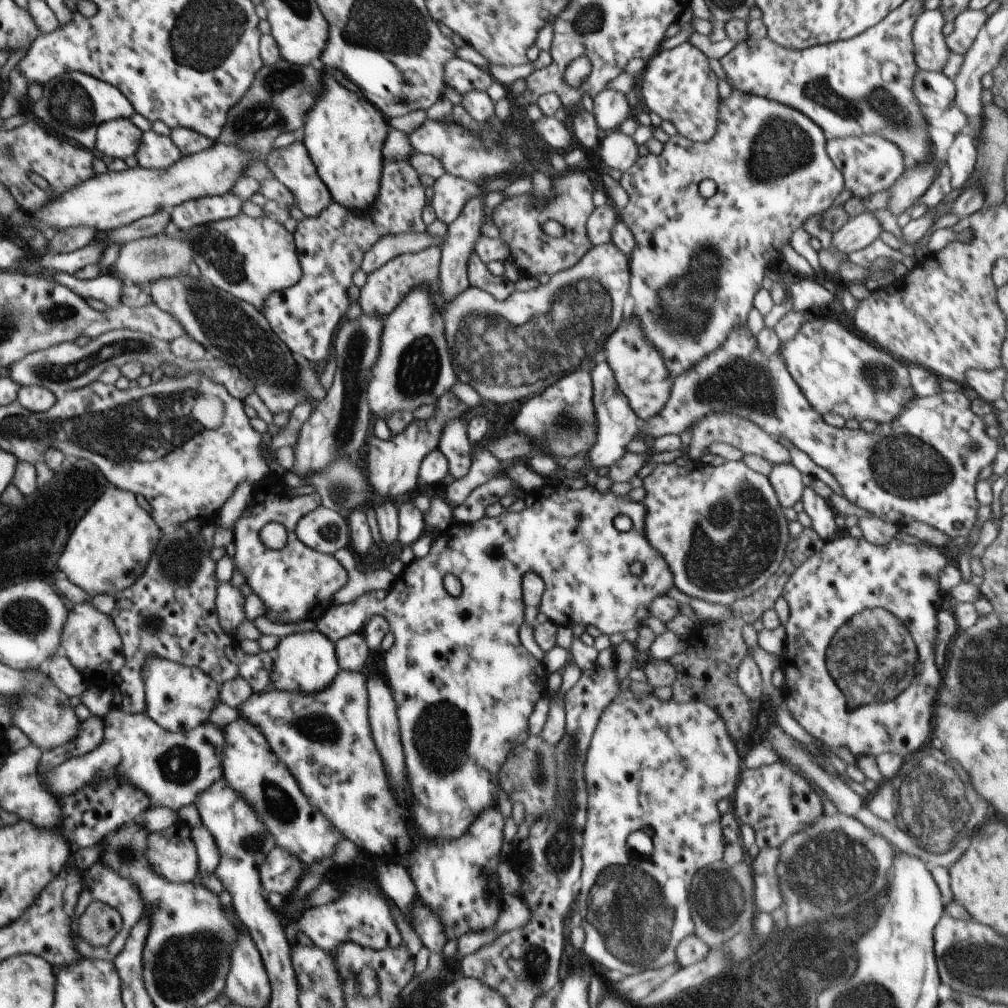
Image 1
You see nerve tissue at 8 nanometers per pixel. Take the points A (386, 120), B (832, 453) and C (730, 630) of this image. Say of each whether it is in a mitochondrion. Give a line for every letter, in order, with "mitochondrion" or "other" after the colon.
A: other
B: other
C: other

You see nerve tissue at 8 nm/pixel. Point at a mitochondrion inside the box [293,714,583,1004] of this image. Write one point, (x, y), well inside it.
(532, 965)

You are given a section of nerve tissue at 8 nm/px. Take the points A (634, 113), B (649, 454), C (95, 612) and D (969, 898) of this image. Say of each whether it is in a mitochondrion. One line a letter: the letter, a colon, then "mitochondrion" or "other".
A: other
B: other
C: other
D: other

